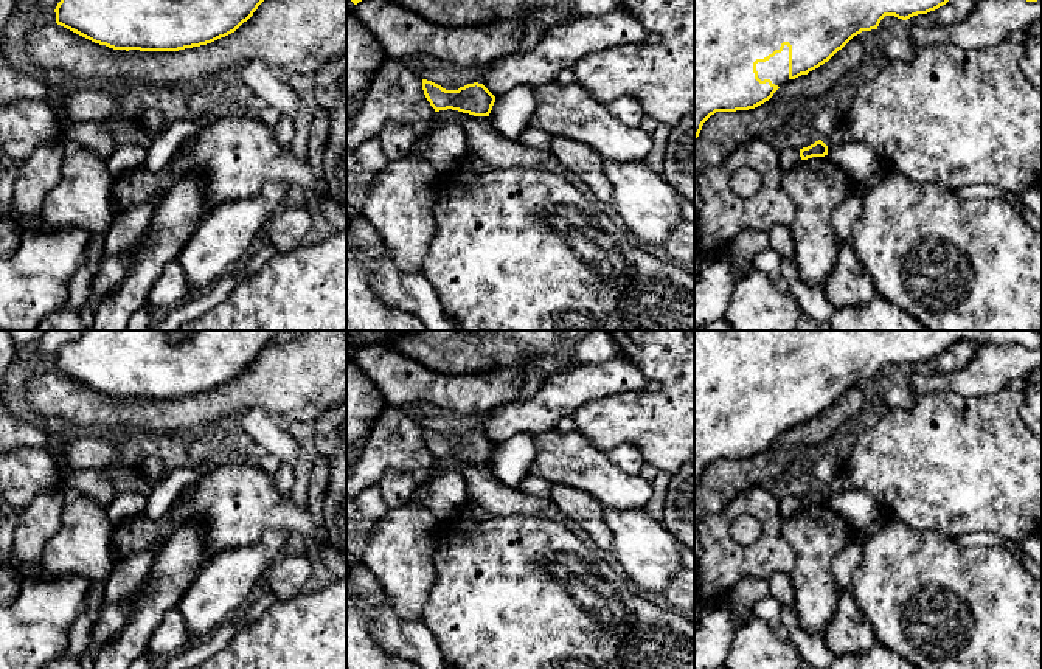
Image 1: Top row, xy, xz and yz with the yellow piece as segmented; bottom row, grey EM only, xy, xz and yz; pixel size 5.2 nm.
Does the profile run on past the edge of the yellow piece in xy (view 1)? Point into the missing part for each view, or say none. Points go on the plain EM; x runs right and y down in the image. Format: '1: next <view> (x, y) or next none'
1: next none

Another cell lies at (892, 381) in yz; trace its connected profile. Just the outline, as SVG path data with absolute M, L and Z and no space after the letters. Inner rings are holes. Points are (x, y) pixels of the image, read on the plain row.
M885 363L876 380L890 408L908 410L913 405L916 394L912 391L902 366Z

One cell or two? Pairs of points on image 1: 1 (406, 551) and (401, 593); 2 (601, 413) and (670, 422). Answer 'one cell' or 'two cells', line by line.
1: one cell
2: one cell

